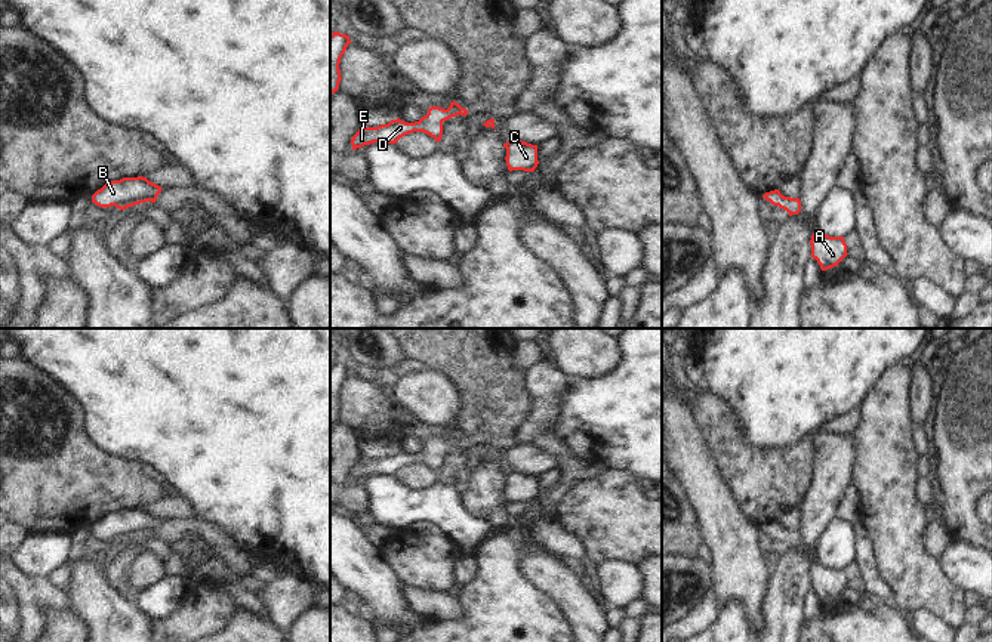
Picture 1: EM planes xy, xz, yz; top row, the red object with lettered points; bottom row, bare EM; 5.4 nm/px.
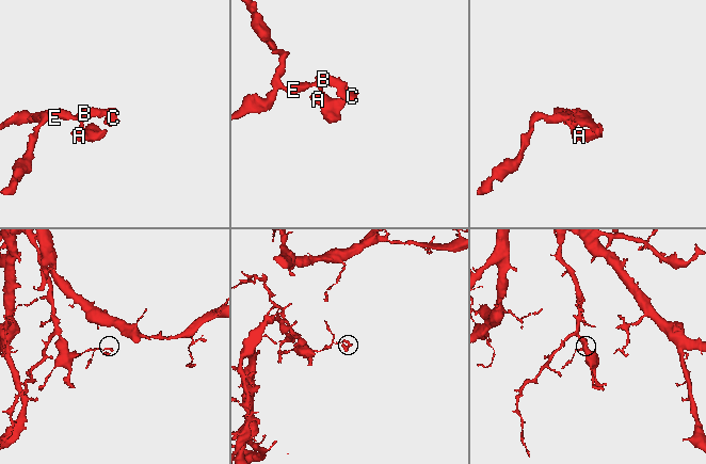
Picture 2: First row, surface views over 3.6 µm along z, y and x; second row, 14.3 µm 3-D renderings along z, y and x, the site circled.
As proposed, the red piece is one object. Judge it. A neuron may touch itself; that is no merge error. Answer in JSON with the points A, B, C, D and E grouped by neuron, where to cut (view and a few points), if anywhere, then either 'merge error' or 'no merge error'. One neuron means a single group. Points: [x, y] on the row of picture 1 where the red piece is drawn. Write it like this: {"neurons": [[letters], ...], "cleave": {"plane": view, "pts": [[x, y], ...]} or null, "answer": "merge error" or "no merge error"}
{"neurons": [["A", "B", "C", "D", "E"]], "cleave": null, "answer": "no merge error"}

